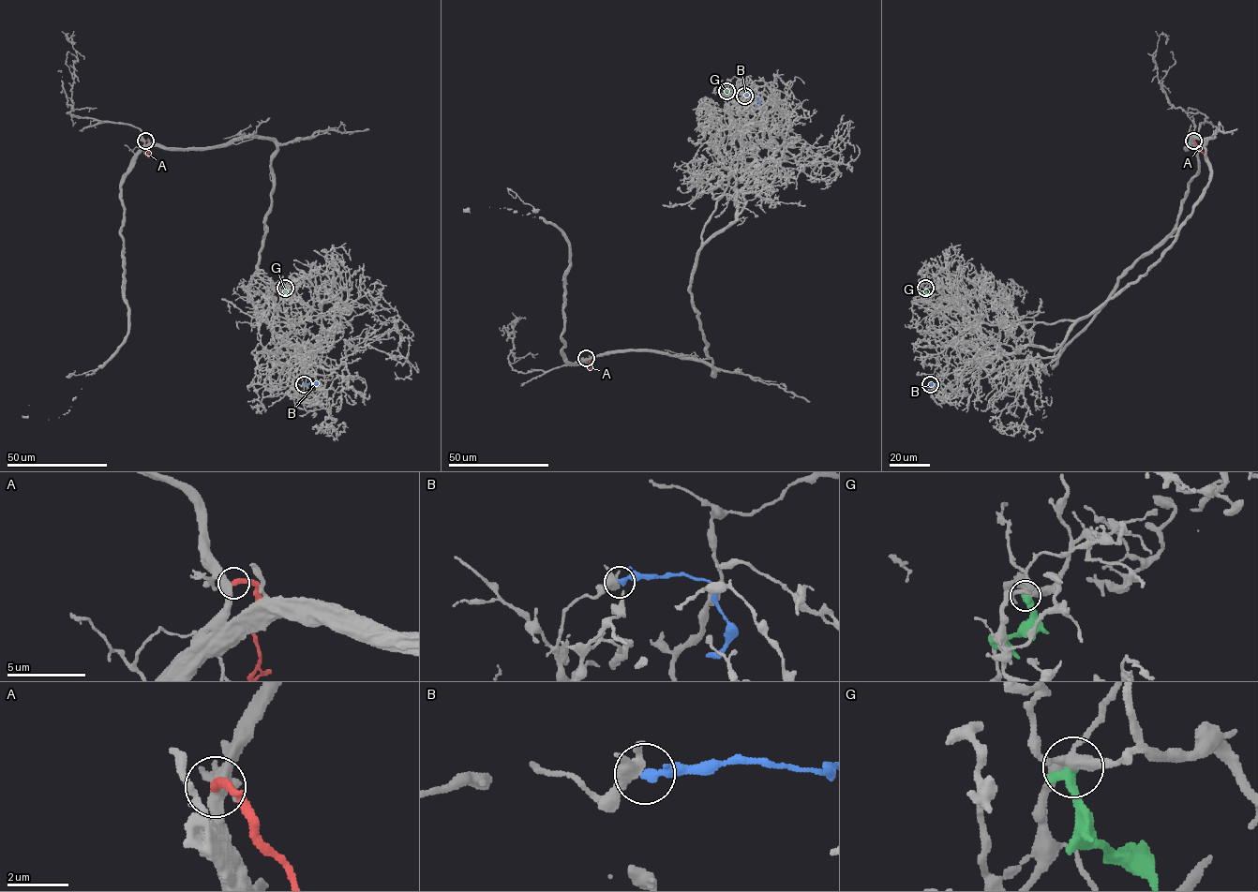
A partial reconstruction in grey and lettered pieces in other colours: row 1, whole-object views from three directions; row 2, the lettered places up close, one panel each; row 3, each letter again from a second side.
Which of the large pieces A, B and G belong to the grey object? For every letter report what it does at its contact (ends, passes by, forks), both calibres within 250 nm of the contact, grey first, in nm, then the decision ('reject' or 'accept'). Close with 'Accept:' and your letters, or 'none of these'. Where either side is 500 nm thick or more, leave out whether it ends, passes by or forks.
A: it ends; calibres 440 and 320 nm; reject
B: it ends; calibres 360 and 320 nm; accept
G: it ends; calibres 340 and 460 nm; reject
Accept: B

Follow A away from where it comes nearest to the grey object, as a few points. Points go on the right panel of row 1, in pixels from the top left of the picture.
A: (1193, 141), (1205, 157)

